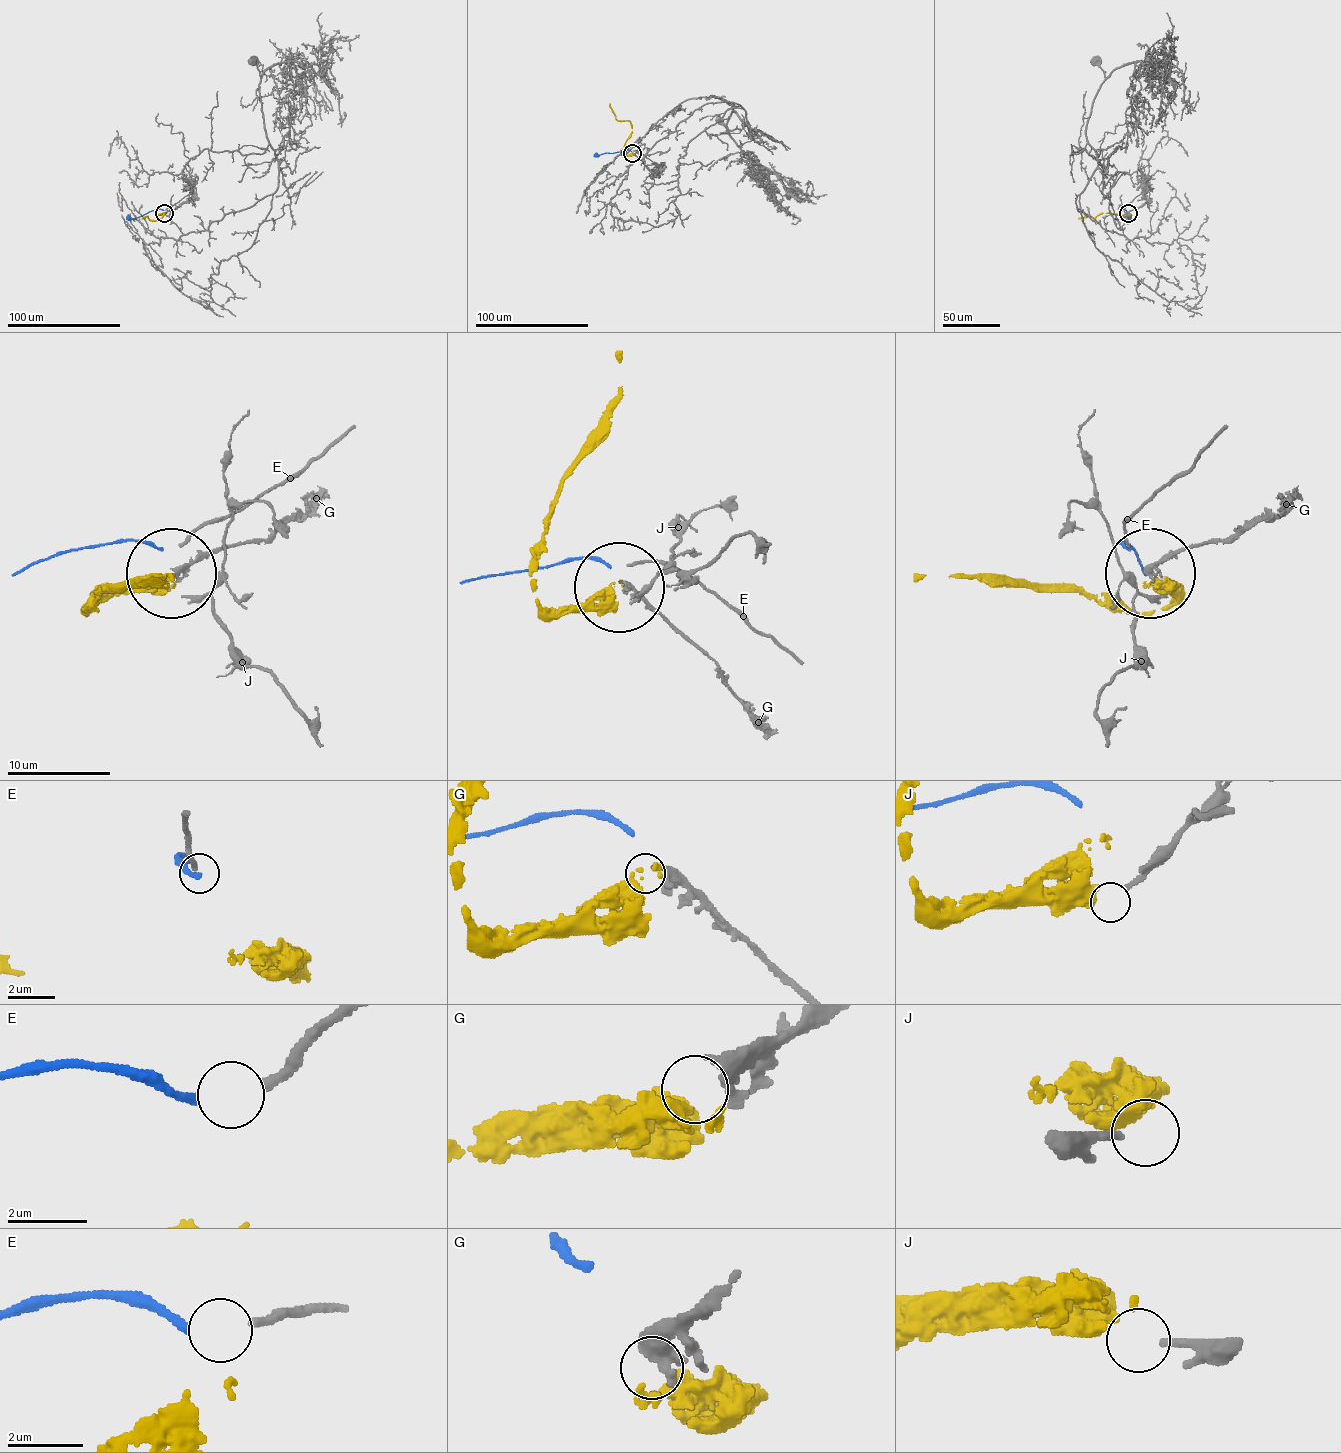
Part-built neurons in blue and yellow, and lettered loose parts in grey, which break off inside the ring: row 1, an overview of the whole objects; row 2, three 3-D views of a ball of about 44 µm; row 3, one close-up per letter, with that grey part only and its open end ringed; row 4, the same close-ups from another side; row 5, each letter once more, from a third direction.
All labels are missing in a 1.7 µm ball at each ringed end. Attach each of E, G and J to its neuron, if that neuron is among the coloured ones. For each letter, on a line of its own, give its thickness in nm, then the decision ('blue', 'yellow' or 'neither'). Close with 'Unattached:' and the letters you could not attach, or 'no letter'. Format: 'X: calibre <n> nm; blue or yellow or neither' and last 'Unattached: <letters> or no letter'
E: calibre 240 nm; neither
G: calibre 550 nm; neither
J: calibre 220 nm; neither
Unattached: E, G, J

